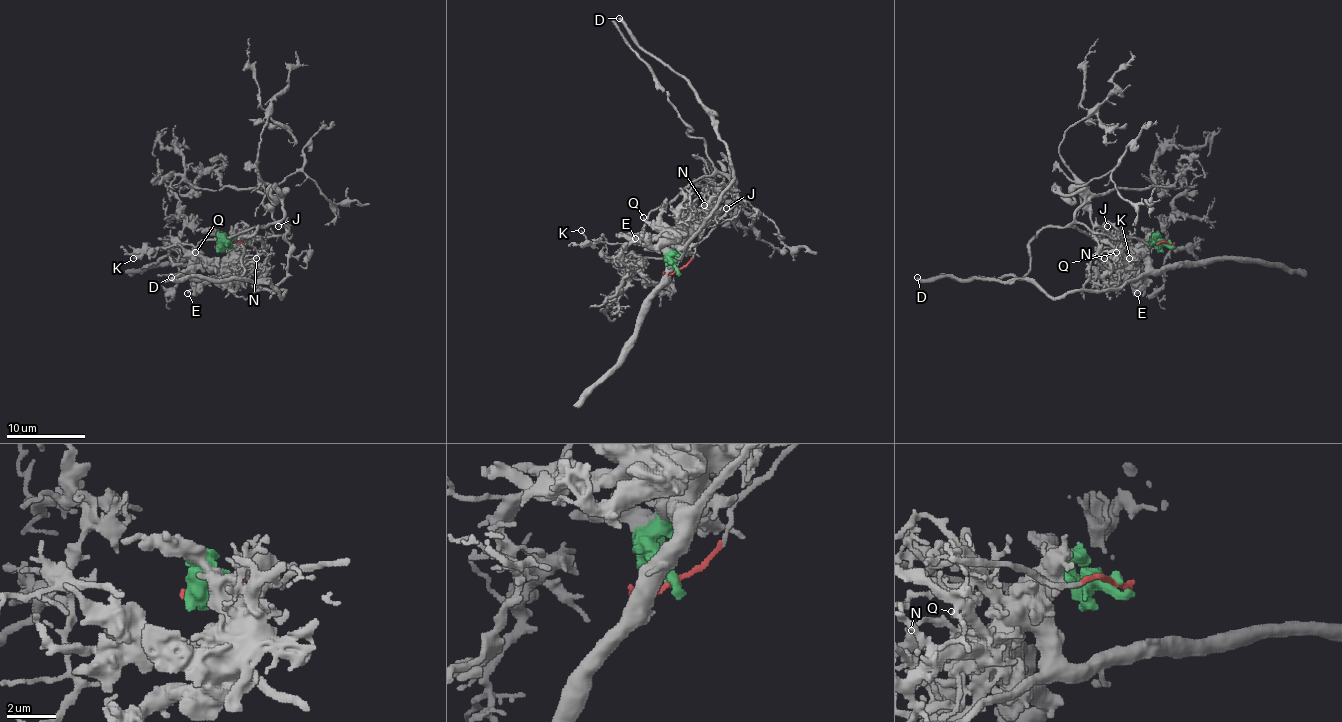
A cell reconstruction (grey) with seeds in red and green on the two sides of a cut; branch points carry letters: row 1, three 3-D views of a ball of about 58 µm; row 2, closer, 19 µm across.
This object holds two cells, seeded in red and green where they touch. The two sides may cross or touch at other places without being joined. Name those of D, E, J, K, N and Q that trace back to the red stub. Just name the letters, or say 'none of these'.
J, K

